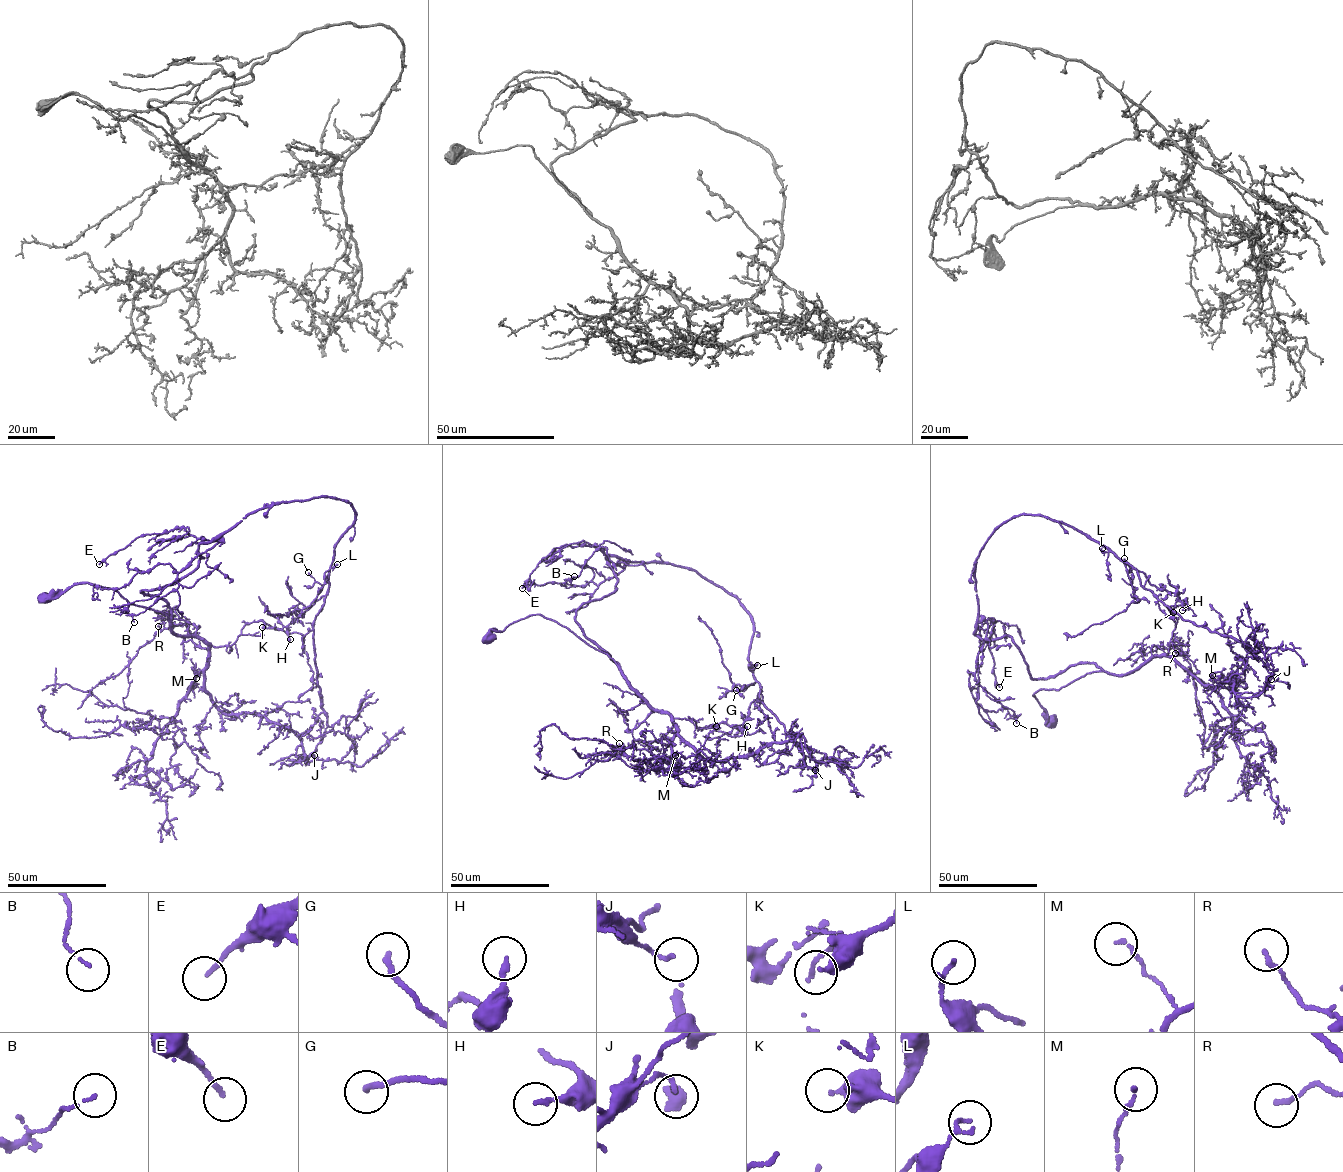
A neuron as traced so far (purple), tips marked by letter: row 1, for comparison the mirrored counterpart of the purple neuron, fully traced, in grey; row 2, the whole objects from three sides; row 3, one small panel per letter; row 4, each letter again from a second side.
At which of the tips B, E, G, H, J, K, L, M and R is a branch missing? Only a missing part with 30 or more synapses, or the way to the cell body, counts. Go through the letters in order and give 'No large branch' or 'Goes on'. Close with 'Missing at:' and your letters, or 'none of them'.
B: No large branch
E: Goes on
G: Goes on
H: No large branch
J: No large branch
K: No large branch
L: No large branch
M: No large branch
R: No large branch
Missing at: E, G

